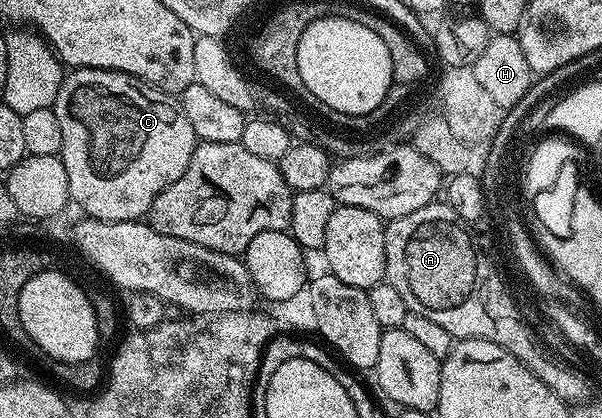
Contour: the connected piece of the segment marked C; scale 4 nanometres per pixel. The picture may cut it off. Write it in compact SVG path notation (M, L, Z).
M84 66L72 69L63 79L61 92L57 92L57 100L53 109L57 121L61 123L61 140L63 143L59 149L59 154L65 164L65 172L69 172L69 192L74 205L79 205L86 217L96 218L102 222L133 222L150 215L153 200L157 200L157 196L161 192L165 192L165 188L169 188L169 184L181 180L185 168L189 168L189 160L193 156L197 145L193 127L189 125L189 119L185 116L183 105L179 103L178 97L167 94L163 90L149 85L148 82L142 82L139 78L134 78L131 74L125 72L85 68Z

